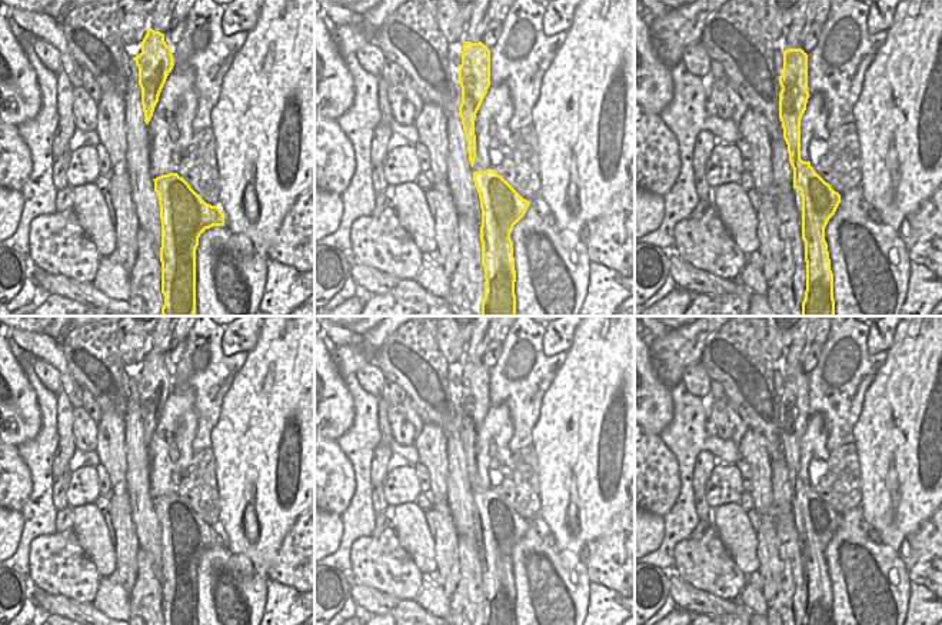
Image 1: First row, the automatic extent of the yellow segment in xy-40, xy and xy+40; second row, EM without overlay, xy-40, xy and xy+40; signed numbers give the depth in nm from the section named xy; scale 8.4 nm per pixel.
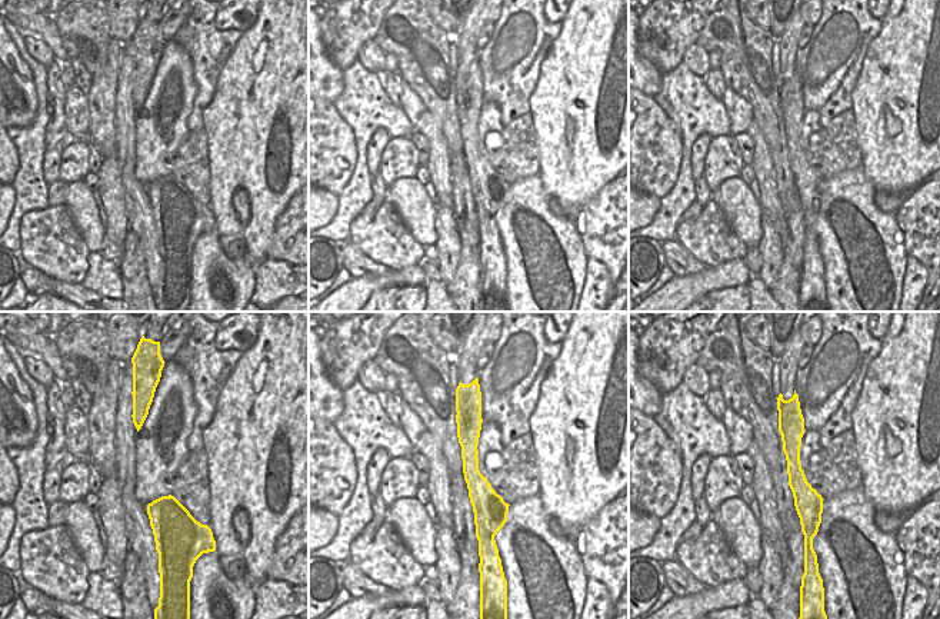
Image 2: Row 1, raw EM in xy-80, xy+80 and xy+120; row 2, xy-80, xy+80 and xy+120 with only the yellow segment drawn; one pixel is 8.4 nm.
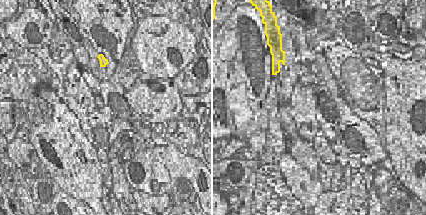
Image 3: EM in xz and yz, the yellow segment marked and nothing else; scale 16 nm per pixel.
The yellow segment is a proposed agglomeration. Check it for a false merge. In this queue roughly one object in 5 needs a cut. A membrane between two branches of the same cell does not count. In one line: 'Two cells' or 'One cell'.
Two cells

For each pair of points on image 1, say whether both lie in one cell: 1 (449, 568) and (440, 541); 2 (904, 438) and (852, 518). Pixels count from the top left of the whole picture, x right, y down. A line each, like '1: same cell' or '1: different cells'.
1: same cell
2: different cells

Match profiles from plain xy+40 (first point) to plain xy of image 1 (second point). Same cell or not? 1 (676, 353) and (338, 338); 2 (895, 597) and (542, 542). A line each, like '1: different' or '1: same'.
1: different
2: same

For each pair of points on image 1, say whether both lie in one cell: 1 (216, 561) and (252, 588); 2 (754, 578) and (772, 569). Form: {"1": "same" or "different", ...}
{"1": "same", "2": "different"}

